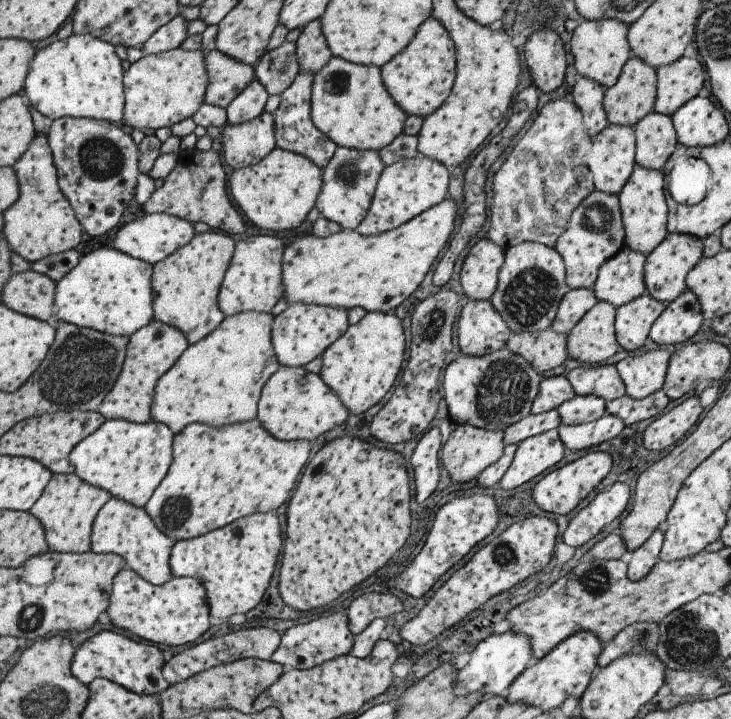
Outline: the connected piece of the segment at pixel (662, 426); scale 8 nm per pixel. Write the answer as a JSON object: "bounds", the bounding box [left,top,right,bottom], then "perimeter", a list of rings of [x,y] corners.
{"bounds":[644,396,704,453],"perimeter":[[[692,396],[680,402],[678,406],[674,406],[666,414],[658,416],[644,430],[644,447],[649,452],[658,453],[674,446],[680,438],[684,438],[692,430],[696,422],[699,422],[702,410],[704,408],[699,398]]]}

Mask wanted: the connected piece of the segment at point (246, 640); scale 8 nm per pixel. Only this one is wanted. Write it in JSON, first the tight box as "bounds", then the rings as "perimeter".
{"bounds":[163,628,280,685],"perimeter":[[[242,628],[240,631],[231,631],[226,636],[212,637],[206,642],[200,642],[192,648],[186,648],[184,652],[174,655],[168,662],[165,662],[163,676],[168,684],[172,685],[182,680],[188,680],[188,678],[192,678],[204,670],[215,668],[217,665],[232,663],[247,657],[270,661],[274,652],[279,648],[280,642],[280,634],[270,628]]]}

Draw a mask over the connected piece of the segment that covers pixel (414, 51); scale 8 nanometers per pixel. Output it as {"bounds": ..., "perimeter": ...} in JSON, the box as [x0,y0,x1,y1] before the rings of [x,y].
{"bounds":[379,18,456,117],"perimeter":[[[436,18],[420,24],[412,41],[393,60],[379,68],[389,96],[408,115],[421,117],[435,112],[448,99],[456,77],[456,50],[446,28]]]}

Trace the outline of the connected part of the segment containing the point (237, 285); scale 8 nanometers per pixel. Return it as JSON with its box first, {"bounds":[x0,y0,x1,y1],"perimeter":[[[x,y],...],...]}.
{"bounds":[217,236,284,317],"perimeter":[[[250,236],[236,244],[217,297],[218,308],[225,317],[250,311],[271,312],[282,297],[280,276],[282,276],[284,248],[278,236]]]}

